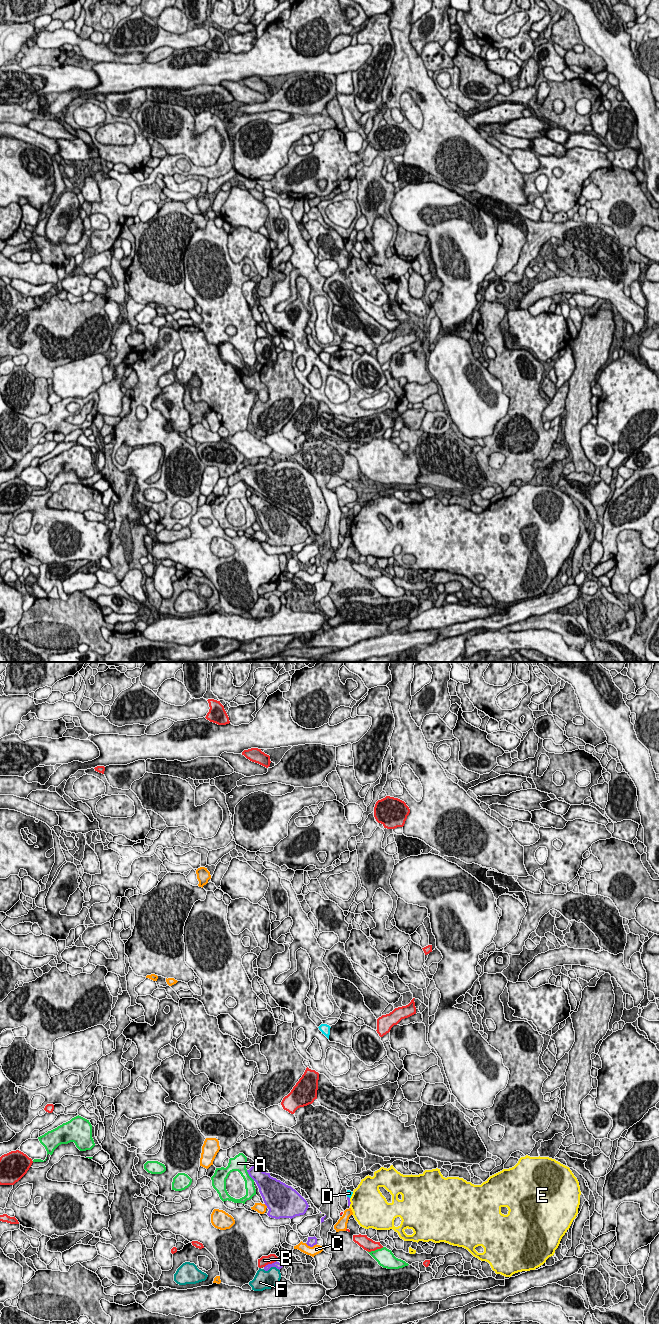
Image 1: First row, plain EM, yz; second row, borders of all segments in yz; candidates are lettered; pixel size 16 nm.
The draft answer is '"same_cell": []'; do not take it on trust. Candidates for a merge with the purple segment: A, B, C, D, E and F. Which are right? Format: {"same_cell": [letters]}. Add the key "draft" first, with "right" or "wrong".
{"draft": "right", "same_cell": []}

